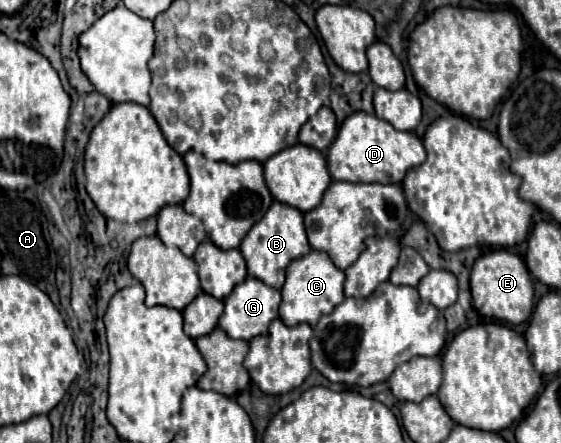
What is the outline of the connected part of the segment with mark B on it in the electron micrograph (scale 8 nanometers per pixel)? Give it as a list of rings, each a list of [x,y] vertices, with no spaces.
[[[274,201],[270,205],[270,209],[266,211],[266,215],[258,223],[254,223],[252,229],[248,231],[248,235],[242,239],[240,251],[246,259],[250,277],[256,277],[256,279],[268,283],[270,287],[280,289],[284,285],[284,275],[286,275],[288,263],[310,251],[310,243],[308,243],[306,231],[304,231],[302,213],[286,203]]]

